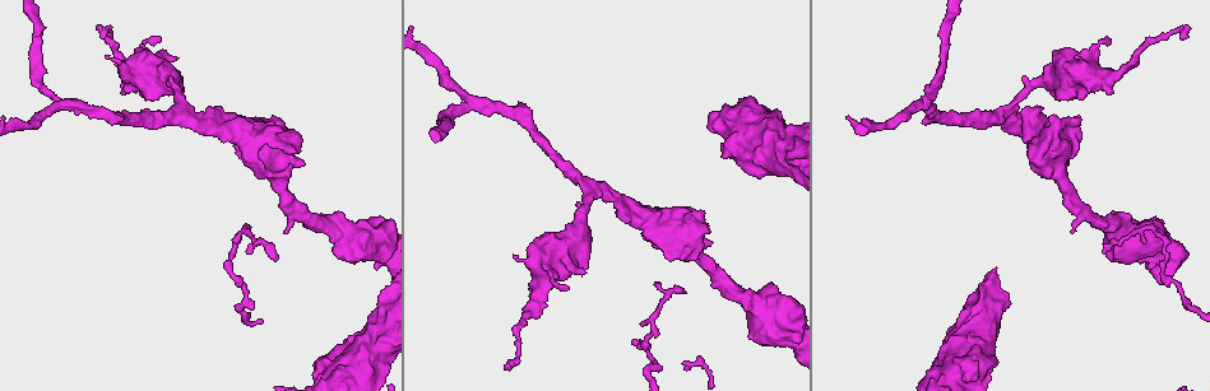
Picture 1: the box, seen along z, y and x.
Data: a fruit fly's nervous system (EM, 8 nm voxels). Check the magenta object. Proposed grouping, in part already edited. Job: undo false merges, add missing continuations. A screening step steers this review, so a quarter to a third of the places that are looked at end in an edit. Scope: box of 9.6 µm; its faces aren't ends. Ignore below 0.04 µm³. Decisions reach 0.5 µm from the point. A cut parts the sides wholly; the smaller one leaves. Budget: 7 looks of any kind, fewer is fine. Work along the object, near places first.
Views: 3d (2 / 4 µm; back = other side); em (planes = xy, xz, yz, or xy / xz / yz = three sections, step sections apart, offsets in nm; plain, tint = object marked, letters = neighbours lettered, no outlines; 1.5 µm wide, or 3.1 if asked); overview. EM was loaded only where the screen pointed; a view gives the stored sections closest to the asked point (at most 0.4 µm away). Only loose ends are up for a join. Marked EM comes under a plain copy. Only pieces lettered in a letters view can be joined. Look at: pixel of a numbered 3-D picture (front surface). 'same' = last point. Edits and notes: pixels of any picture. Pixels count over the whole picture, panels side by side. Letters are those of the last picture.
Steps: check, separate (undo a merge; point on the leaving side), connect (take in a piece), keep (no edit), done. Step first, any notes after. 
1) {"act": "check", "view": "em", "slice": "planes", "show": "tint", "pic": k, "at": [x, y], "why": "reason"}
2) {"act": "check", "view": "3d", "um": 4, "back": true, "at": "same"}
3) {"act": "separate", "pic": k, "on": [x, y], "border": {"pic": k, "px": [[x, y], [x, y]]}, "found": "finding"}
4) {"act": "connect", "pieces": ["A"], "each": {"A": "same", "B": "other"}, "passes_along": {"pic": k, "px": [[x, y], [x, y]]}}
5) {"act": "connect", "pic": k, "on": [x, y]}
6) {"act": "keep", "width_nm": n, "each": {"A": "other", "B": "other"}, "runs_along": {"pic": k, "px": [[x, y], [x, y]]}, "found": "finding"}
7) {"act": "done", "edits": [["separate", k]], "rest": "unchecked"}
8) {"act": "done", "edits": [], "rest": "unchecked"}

{"act": "check", "view": "3d", "um": 4, "pic": 1, "at": [60, 102], "why": "a fork"}

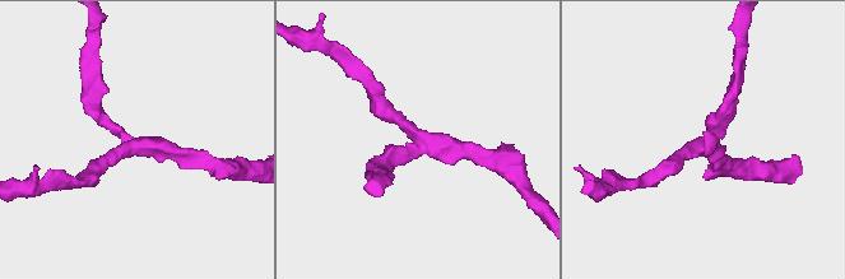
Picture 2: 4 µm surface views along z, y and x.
{"act": "check", "view": "em", "slice": "planes", "show": "tint", "pic": 2, "at": [707, 146], "arms": 3, "arm_widths_nm": [180, 200, 220], "why": "need the tissue"}

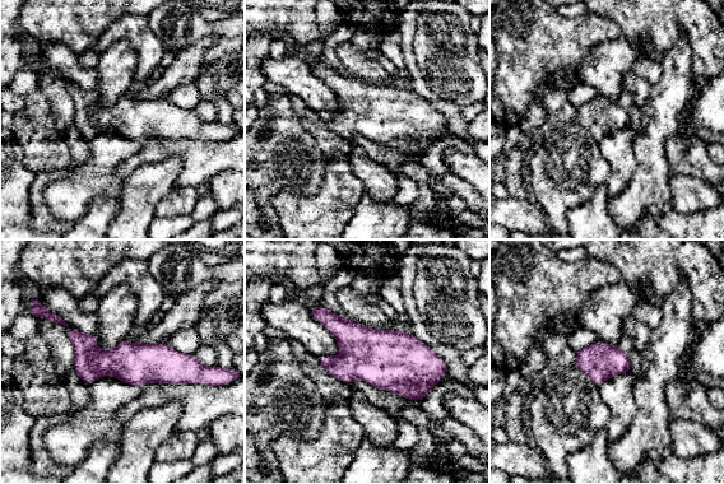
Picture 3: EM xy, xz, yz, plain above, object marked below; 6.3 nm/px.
{"act": "check", "view": "em", "slice": "planes", "show": "letters", "at": "same"}

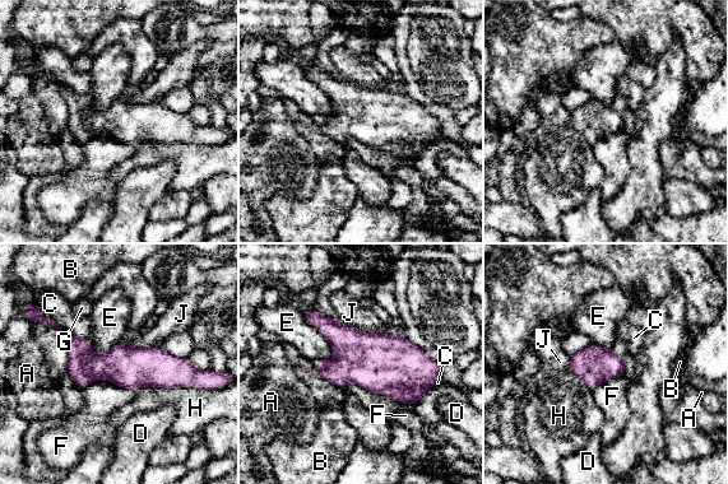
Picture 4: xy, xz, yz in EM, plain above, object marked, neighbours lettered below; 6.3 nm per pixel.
{"act": "keep", "width_nm": 240, "each": {"A": "other", "B": "other", "C": "other", "D": "other", "E": "other", "F": "other", "G": "other", "H": "other", "J": "other"}, "border": {"pic": 4, "px": [[82, 387], [106, 378], [133, 391]]}, "found": "all the same neuron"}

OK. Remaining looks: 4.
{"act": "check", "view": "em", "slice": "planes", "show": "letters", "pic": 1, "at": [585, 272], "why": "thick end"}

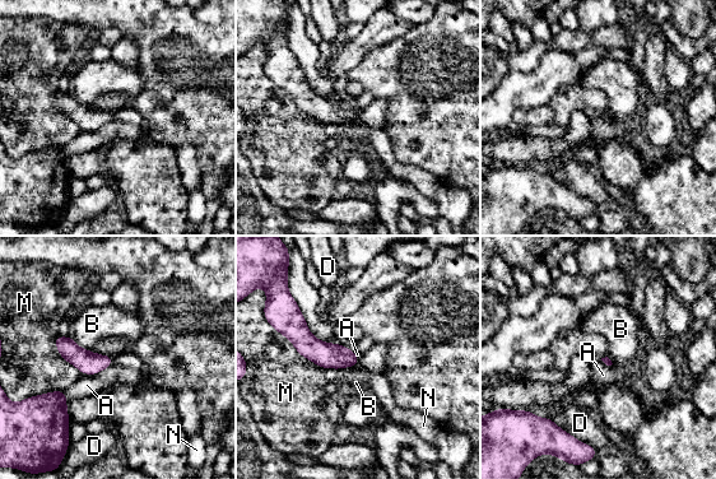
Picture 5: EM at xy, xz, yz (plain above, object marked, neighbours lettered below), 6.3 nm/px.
{"act": "keep", "each": {"A": "other", "B": "other", "D": "other", "M": "other", "N": "other"}, "runs_along": {"pic": 5, "px": [[287, 331], [322, 354], [354, 362]]}, "found": "none of them fits"}

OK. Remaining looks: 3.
{"act": "check", "view": "em", "slice": "planes", "show": "letters", "pic": 1, "at": [767, 345], "why": "free end"}

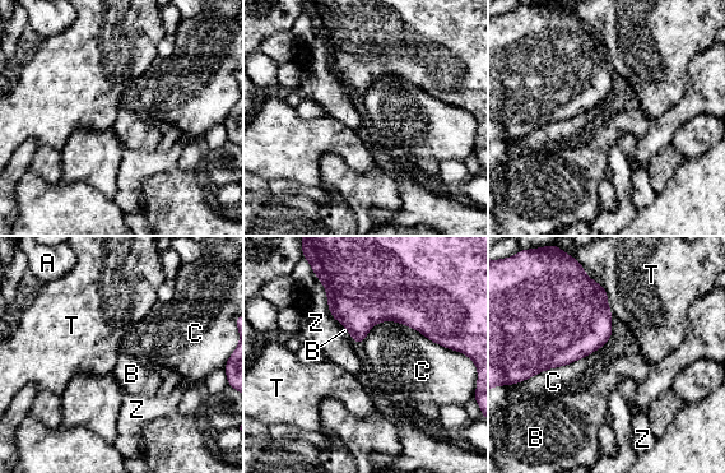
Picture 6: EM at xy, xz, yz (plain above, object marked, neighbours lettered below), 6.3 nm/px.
{"act": "keep", "width_nm": 320, "longest_contact_nm": ["C", 550], "each": {"A": "other", "B": "other", "C": "other", "T": "other", "Z": "other"}, "found": "none of them fits"}

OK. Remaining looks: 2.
{"act": "done", "edits": [], "rest": "unchecked"}

